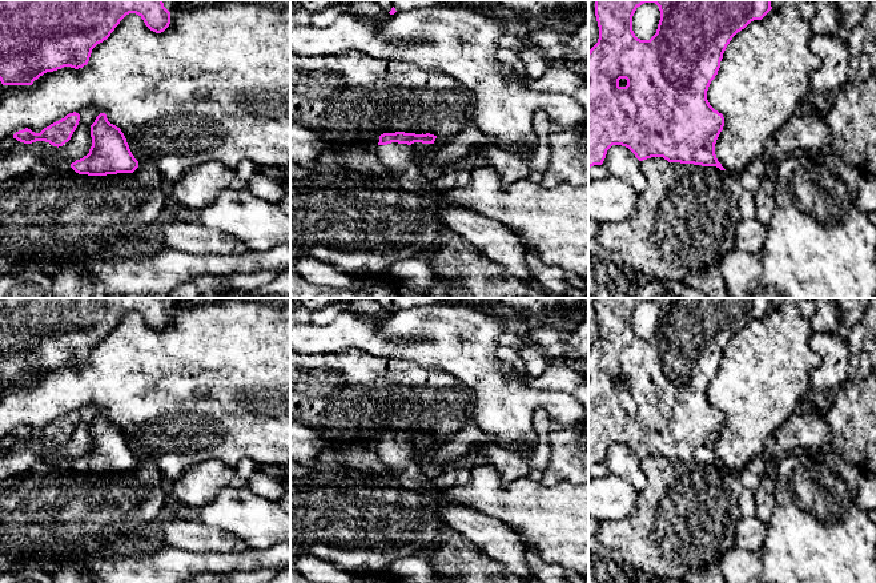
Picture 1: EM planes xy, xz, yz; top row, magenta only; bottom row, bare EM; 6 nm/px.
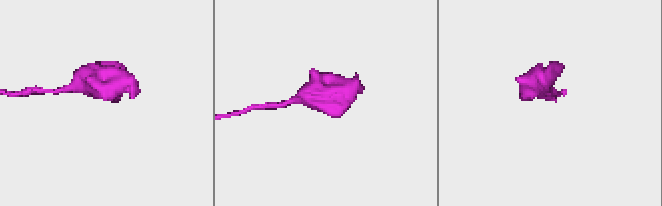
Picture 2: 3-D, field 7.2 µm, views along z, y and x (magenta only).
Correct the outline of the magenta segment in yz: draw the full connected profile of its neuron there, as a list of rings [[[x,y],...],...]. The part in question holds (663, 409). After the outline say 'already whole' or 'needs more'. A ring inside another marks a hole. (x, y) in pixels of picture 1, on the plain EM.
[[[595,298],[599,337],[588,349],[588,467],[602,463],[612,443],[622,443],[639,459],[663,455],[668,461],[726,469],[715,453],[724,415],[710,403],[707,389],[732,335],[771,307],[771,298]],[[644,301],[655,301],[660,309],[656,331],[650,338],[638,337],[632,329],[632,314]]]; already whole

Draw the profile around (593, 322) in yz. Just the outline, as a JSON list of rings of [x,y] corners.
[[[588,298],[588,350],[598,341],[599,325],[595,314],[595,298]]]

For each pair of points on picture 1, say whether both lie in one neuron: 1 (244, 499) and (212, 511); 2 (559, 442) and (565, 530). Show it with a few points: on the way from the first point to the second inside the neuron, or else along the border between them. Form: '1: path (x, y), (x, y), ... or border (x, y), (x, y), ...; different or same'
1: path (236, 507), (230, 511), (220, 511); same
2: border (541, 481), (574, 483); different

